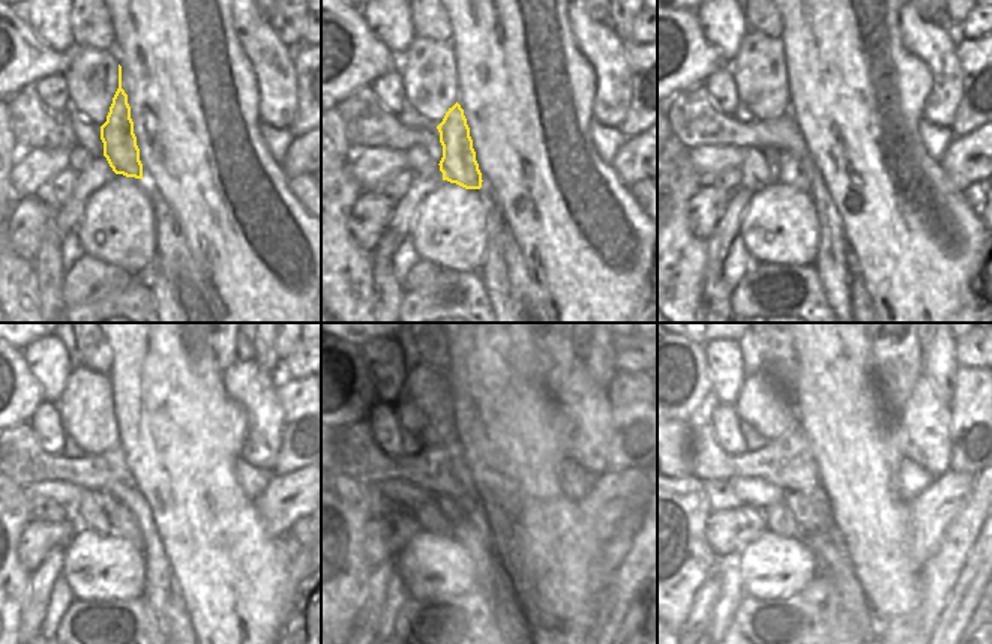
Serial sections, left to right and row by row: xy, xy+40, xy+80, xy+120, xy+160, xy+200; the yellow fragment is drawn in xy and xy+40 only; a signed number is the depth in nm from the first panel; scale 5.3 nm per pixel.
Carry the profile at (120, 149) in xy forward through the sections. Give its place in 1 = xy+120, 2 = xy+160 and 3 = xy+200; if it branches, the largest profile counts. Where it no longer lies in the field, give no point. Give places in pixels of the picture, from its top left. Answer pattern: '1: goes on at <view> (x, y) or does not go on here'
1: goes on at xy+120 (123, 523)
2: goes on at xy+160 (465, 529)
3: goes on at xy+200 (808, 539)

